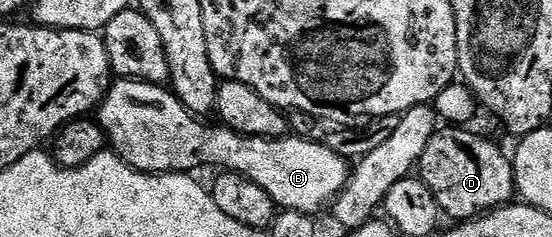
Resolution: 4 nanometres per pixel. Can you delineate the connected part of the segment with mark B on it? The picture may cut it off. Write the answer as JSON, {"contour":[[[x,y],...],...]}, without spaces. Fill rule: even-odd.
{"contour":[[[118,79],[105,90],[97,110],[96,117],[102,129],[106,132],[109,148],[118,154],[124,163],[131,165],[142,173],[185,173],[193,174],[193,169],[201,165],[222,165],[228,173],[239,173],[247,177],[256,187],[264,187],[274,200],[279,210],[300,211],[318,215],[322,208],[329,206],[337,197],[339,190],[346,186],[346,180],[352,172],[347,158],[336,155],[336,151],[328,151],[315,141],[306,141],[297,135],[284,137],[245,137],[236,131],[223,127],[221,124],[205,125],[205,120],[199,119],[184,107],[179,97],[174,96],[169,88],[151,85],[149,81],[133,79]]]}

